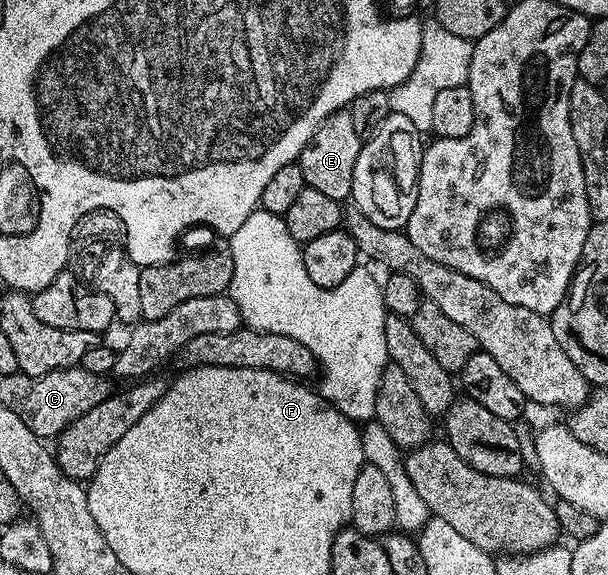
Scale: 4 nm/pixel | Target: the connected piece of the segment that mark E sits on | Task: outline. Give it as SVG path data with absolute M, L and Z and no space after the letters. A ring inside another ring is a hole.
M339 110L327 116L307 146L300 151L298 163L305 185L335 200L347 201L358 184L358 154L361 143L362 137L354 130L351 111Z

